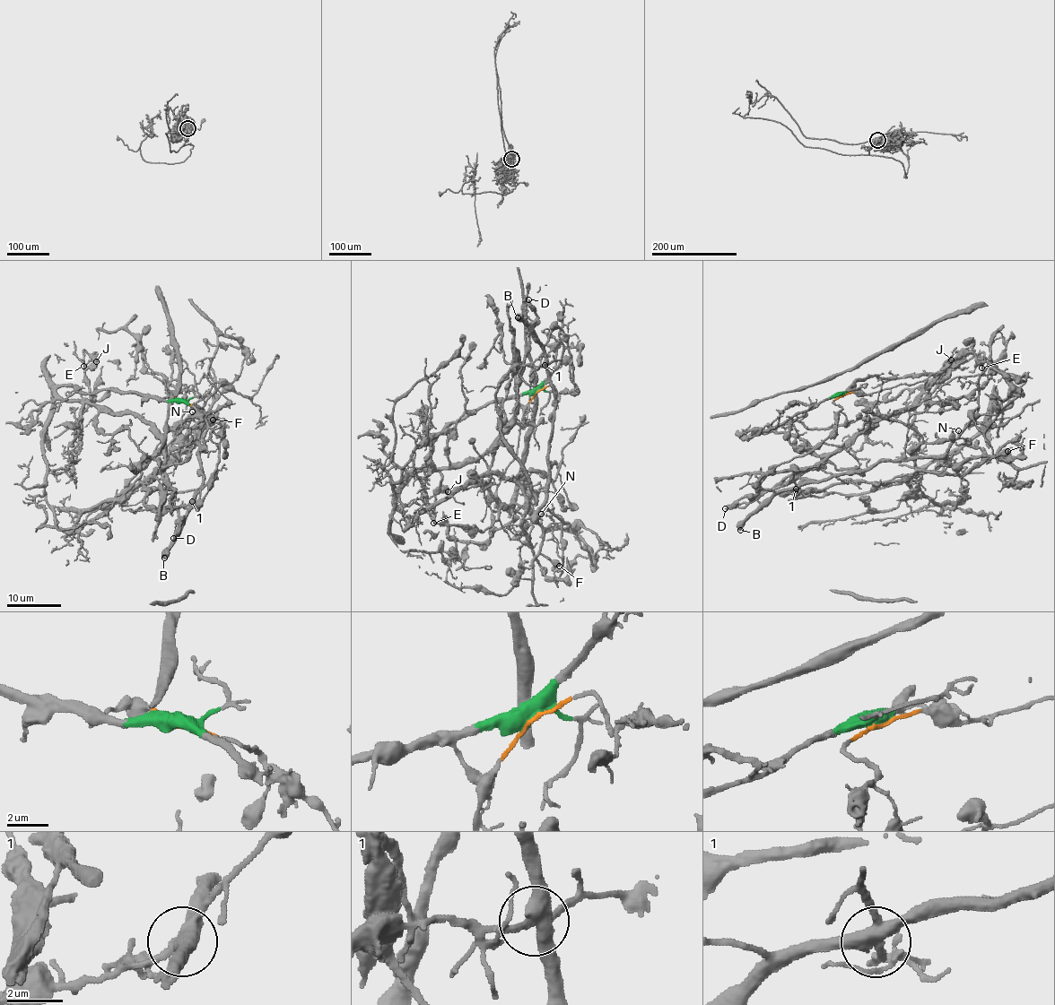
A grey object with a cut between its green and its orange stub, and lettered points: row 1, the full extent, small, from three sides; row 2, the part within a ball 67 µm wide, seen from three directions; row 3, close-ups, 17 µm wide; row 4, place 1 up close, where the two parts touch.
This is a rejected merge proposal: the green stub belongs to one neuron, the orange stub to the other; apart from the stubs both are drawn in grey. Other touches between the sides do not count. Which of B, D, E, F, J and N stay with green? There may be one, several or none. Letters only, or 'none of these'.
D, E, J

